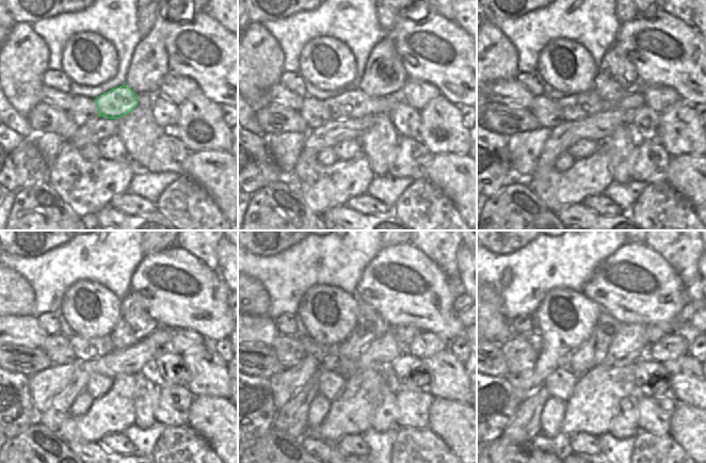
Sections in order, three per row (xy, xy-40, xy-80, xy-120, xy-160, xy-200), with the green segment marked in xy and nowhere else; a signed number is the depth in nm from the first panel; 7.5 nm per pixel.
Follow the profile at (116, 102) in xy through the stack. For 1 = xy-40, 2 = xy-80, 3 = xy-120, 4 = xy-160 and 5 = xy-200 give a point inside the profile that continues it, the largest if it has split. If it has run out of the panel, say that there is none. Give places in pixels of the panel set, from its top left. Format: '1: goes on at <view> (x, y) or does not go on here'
1: goes on at xy-40 (352, 104)
2: goes on at xy-80 (574, 107)
3: goes on at xy-120 (85, 349)
4: goes on at xy-160 (326, 354)
5: goes on at xy-200 (653, 333)

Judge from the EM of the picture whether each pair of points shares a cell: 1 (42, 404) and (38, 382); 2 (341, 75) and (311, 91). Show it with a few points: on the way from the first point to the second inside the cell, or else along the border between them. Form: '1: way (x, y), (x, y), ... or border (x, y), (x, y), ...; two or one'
1: way (42, 399), (42, 387); one
2: border (306, 81), (322, 90), (340, 90), (342, 88); two

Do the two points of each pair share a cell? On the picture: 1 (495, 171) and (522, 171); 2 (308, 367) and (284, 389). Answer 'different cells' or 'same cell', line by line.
1: different cells
2: same cell

